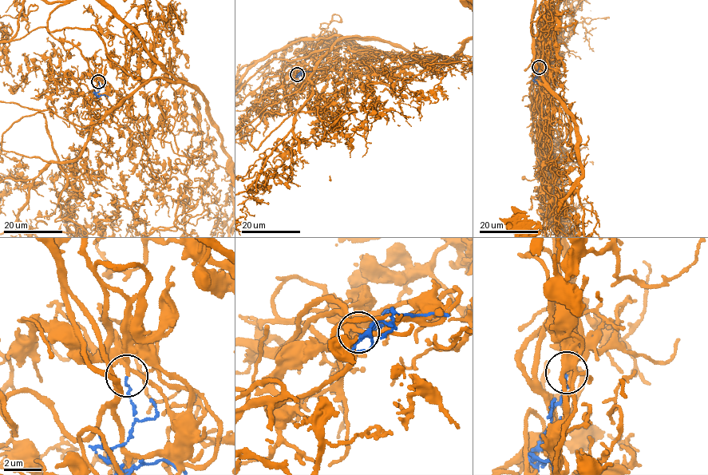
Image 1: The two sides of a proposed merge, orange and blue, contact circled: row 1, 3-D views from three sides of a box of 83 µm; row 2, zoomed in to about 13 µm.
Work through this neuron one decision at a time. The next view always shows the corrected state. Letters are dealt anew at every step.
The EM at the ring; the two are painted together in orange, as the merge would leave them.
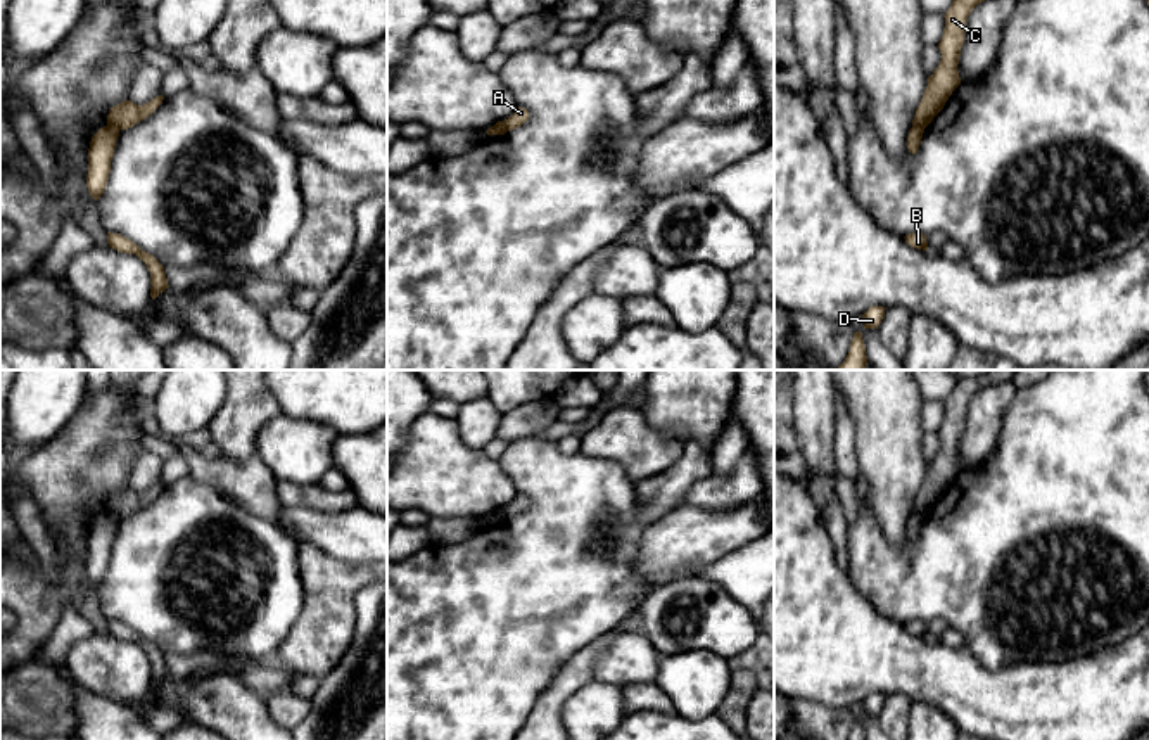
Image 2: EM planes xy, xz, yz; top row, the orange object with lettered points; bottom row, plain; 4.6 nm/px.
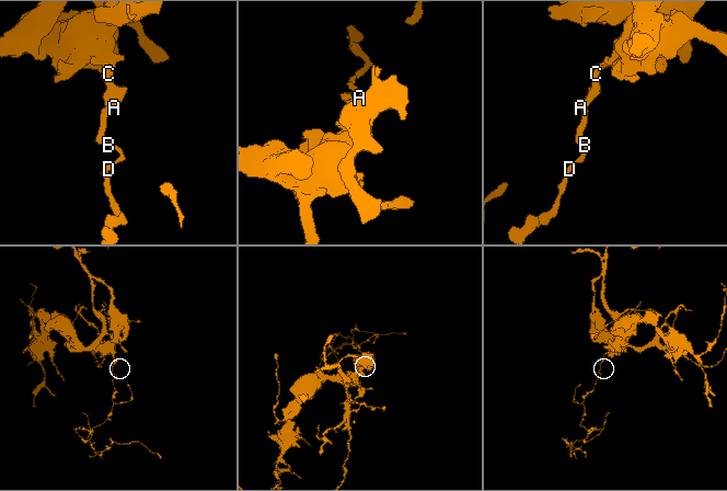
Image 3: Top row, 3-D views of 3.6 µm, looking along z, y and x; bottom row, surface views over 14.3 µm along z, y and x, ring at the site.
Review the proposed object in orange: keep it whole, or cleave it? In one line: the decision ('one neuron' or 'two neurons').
two neurons

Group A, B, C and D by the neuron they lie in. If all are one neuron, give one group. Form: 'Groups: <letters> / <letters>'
Groups: A C / B D

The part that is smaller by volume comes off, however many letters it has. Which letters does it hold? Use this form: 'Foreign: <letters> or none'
Foreign: B, D

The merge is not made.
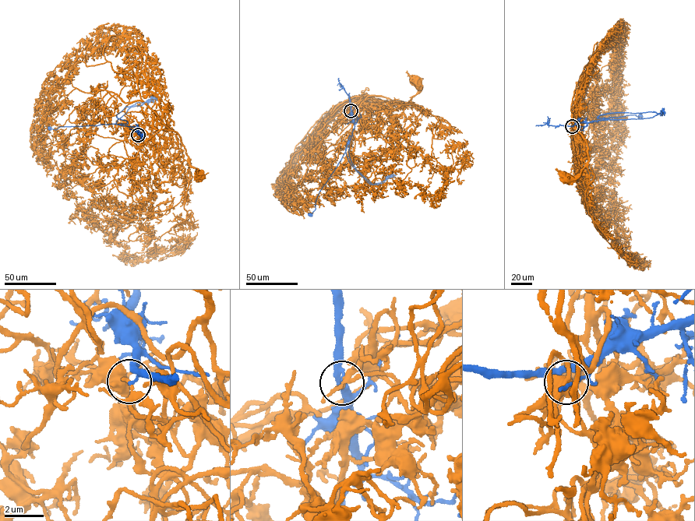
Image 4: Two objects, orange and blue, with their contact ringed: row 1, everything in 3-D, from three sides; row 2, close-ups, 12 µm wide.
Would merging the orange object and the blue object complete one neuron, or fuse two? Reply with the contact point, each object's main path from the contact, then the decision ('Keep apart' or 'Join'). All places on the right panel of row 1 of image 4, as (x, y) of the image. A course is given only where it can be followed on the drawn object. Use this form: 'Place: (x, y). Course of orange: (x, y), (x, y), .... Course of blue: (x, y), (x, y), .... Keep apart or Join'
Place: (572, 126). Course of orange: (573, 126), (577, 155), (586, 163), (579, 174), (566, 179). Course of blue: (572, 126), (580, 122), (651, 117), (658, 114), (662, 115), (663, 110), (665, 114). Keep apart

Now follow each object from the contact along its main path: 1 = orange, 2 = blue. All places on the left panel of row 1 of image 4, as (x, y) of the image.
1: (138, 135), (160, 143), (171, 156), (183, 157), (199, 170), (199, 177)
2: (138, 135), (138, 129), (135, 127), (115, 123), (130, 107), (141, 105), (151, 98), (156, 100)

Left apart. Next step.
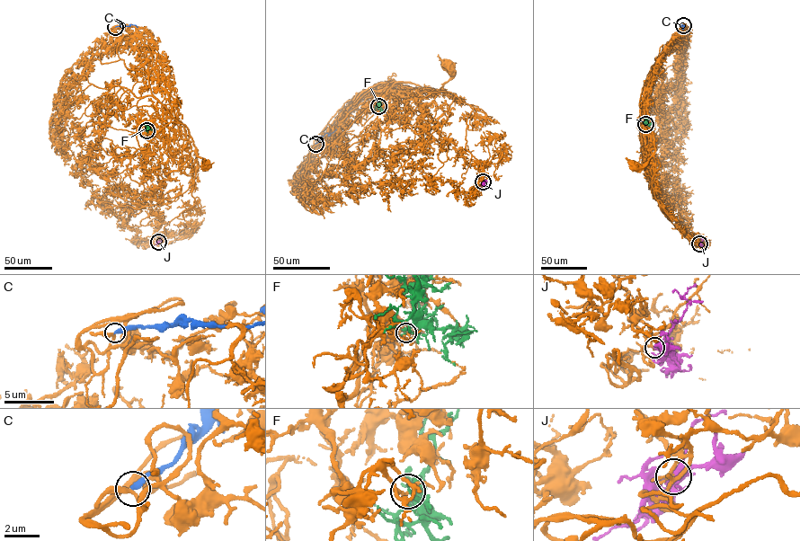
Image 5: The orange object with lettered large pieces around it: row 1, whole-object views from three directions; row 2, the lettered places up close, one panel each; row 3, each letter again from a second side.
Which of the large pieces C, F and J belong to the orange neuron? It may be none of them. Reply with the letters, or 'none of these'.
J

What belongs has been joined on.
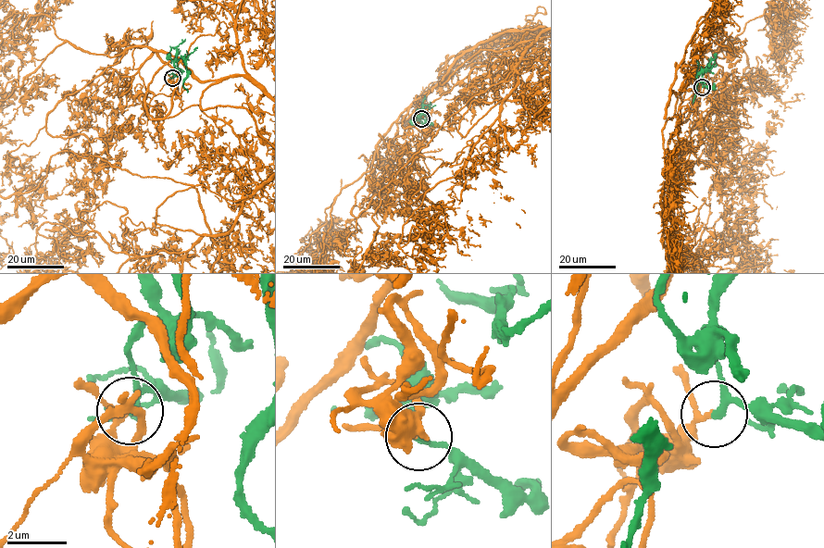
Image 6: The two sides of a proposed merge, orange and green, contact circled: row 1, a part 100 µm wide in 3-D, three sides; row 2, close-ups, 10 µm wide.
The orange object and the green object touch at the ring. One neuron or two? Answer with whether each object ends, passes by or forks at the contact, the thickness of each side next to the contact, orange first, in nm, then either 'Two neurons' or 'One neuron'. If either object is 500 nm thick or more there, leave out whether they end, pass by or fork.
At the ring orange passes by. At the ring green passes by. Thickness 130 nm (orange) against 160 nm. One neuron

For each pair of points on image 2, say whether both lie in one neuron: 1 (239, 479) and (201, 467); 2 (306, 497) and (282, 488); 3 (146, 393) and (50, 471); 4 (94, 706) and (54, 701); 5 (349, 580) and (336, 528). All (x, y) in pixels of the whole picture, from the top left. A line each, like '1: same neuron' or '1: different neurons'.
1: same neuron
2: same neuron
3: different neurons
4: different neurons
5: different neurons

